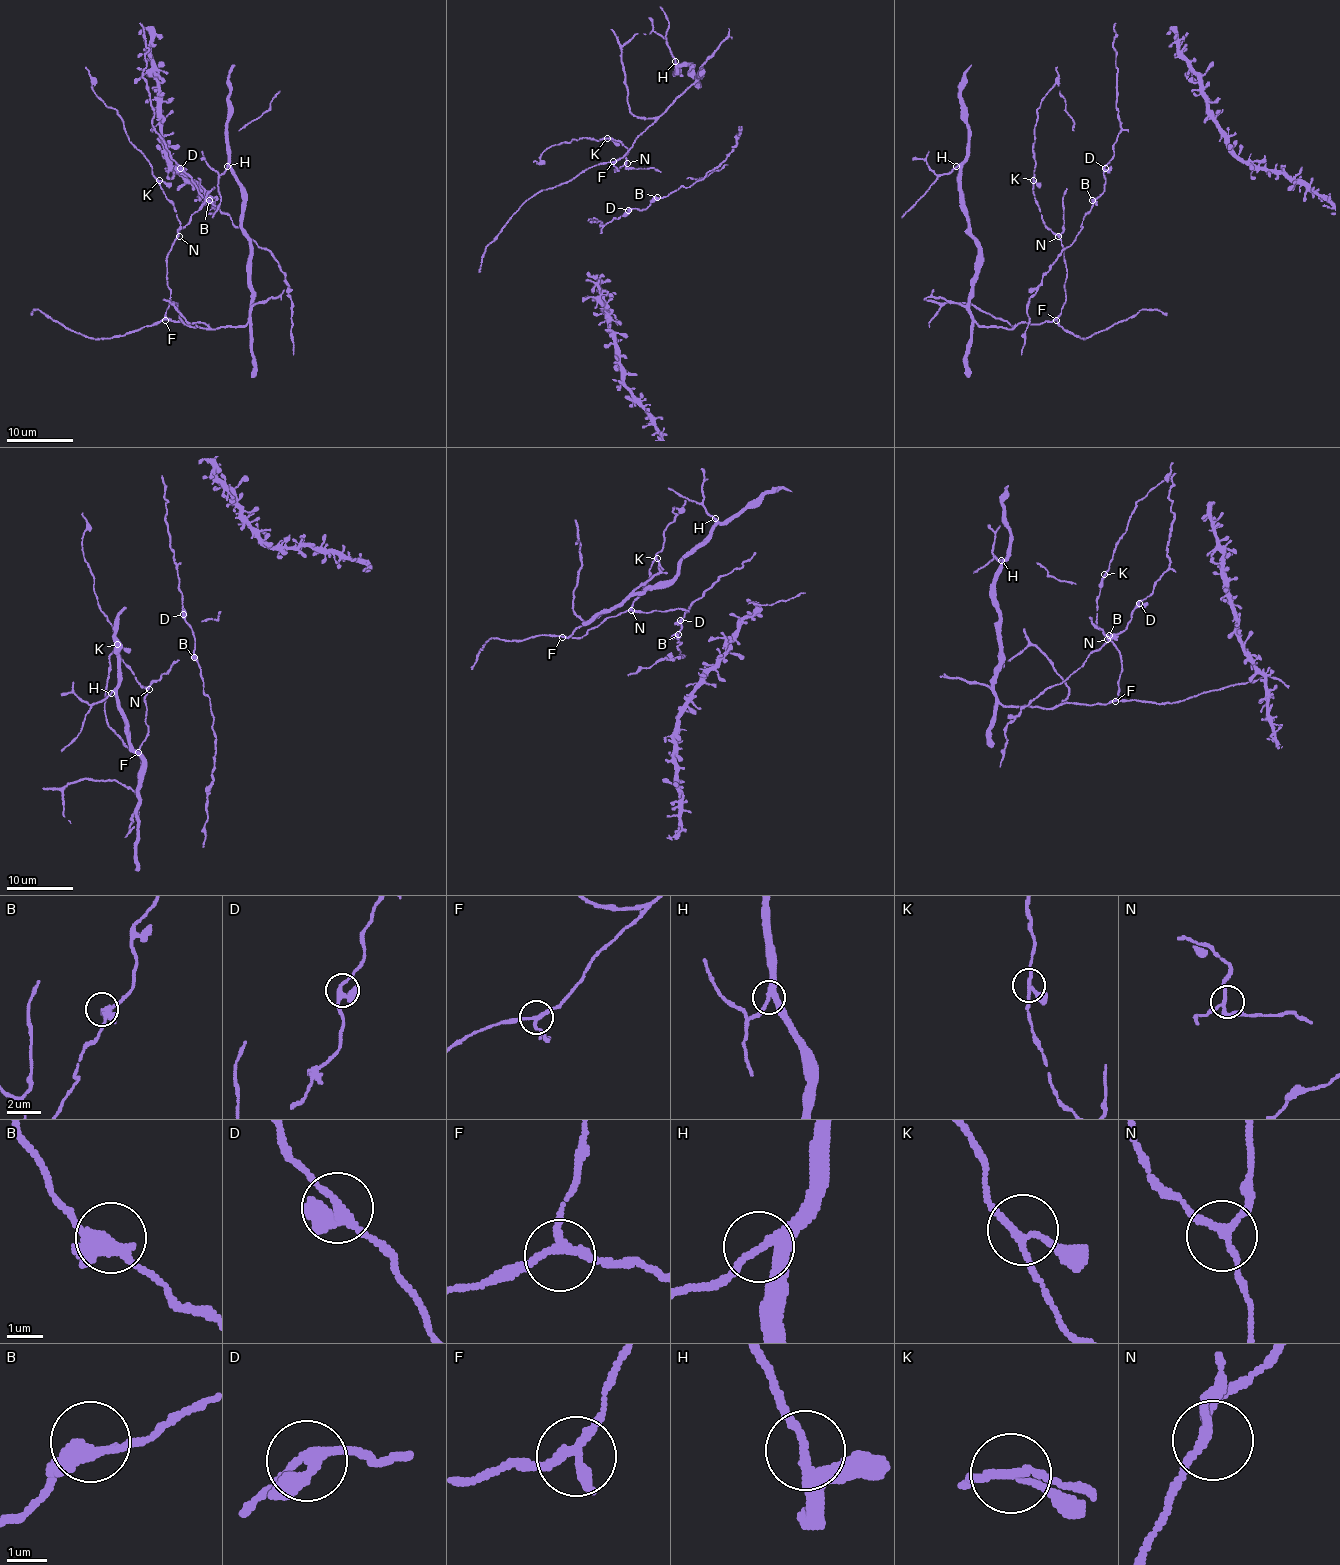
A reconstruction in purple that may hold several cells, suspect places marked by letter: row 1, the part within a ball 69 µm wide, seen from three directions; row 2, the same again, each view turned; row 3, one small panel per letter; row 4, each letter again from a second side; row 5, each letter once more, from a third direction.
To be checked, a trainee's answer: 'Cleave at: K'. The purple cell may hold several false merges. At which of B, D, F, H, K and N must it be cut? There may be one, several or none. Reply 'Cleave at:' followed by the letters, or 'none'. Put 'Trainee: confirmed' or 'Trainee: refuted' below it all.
Cleave at: none
Trainee: refuted

